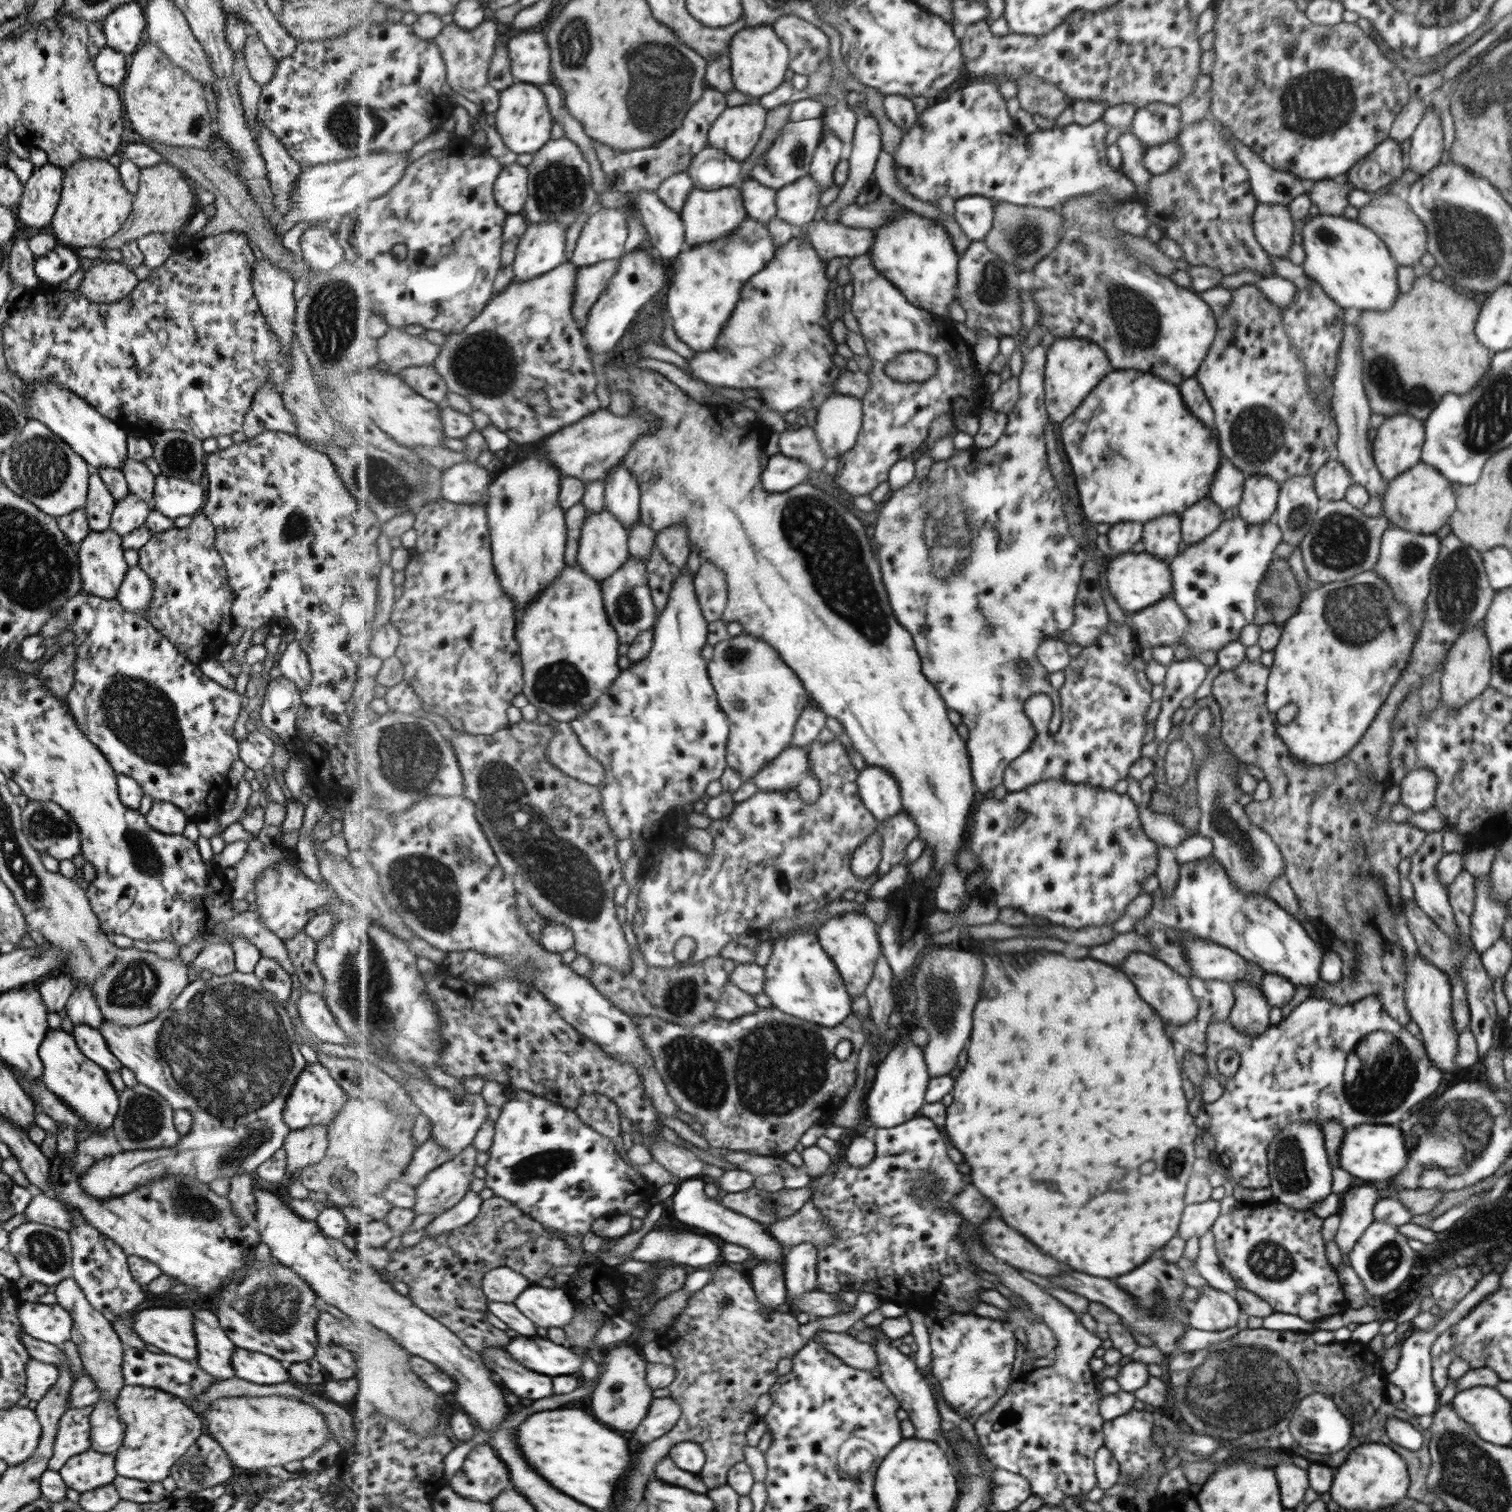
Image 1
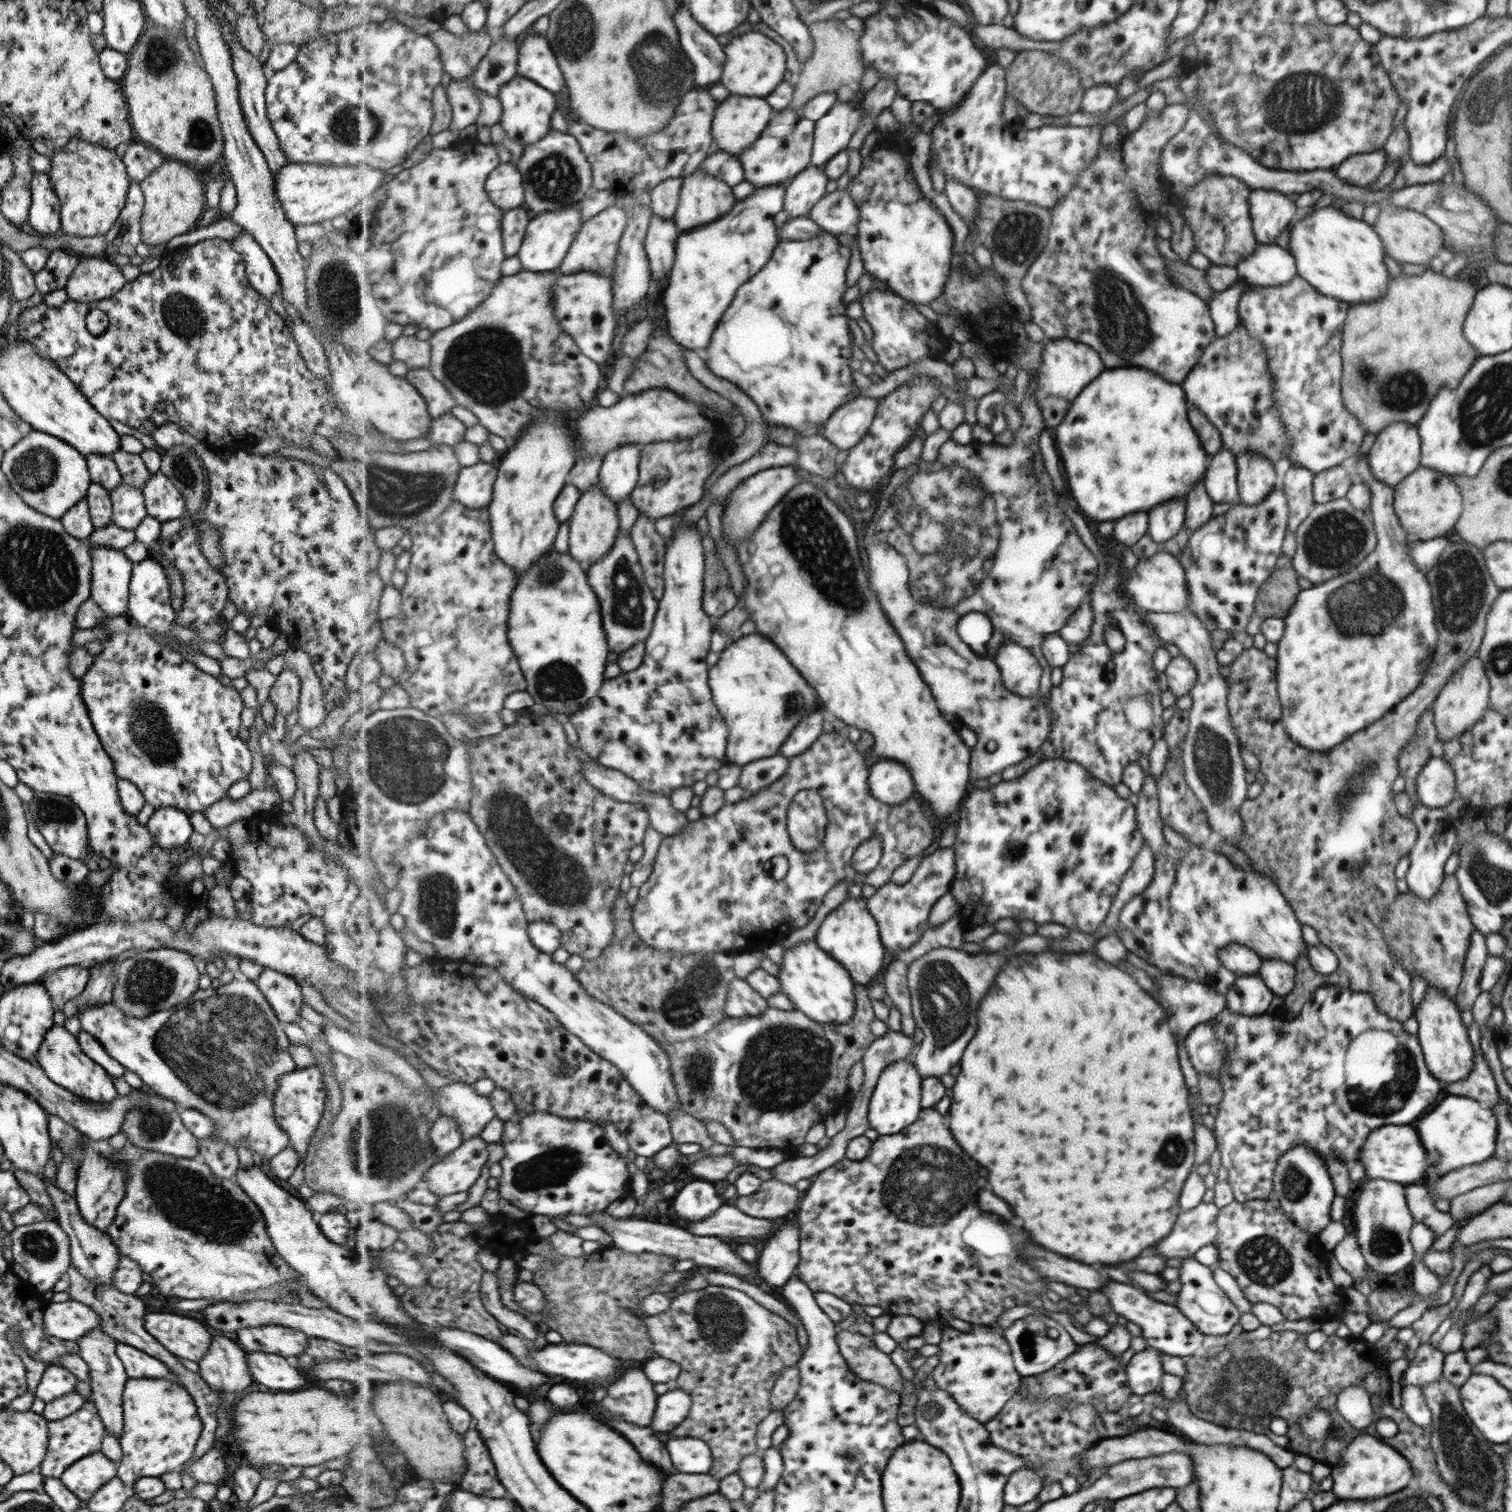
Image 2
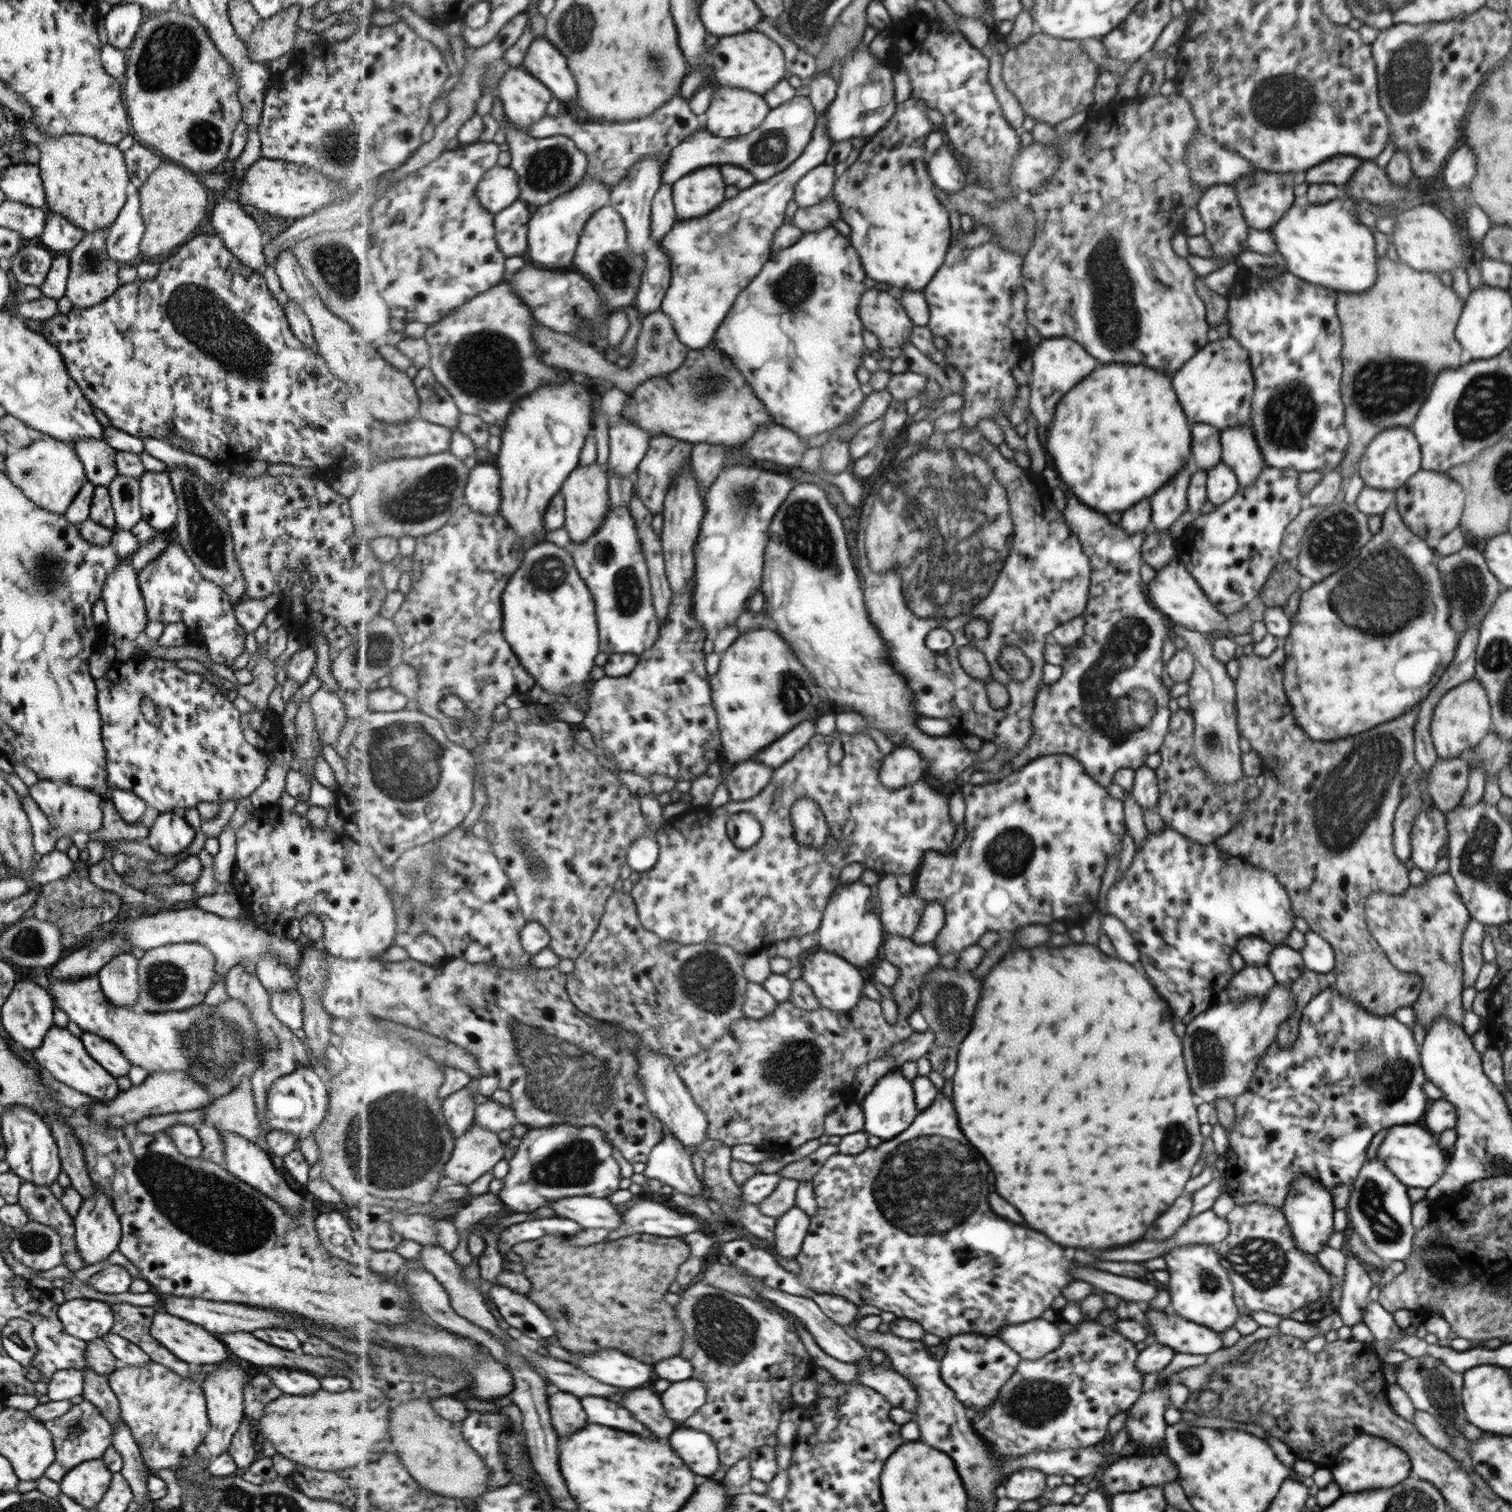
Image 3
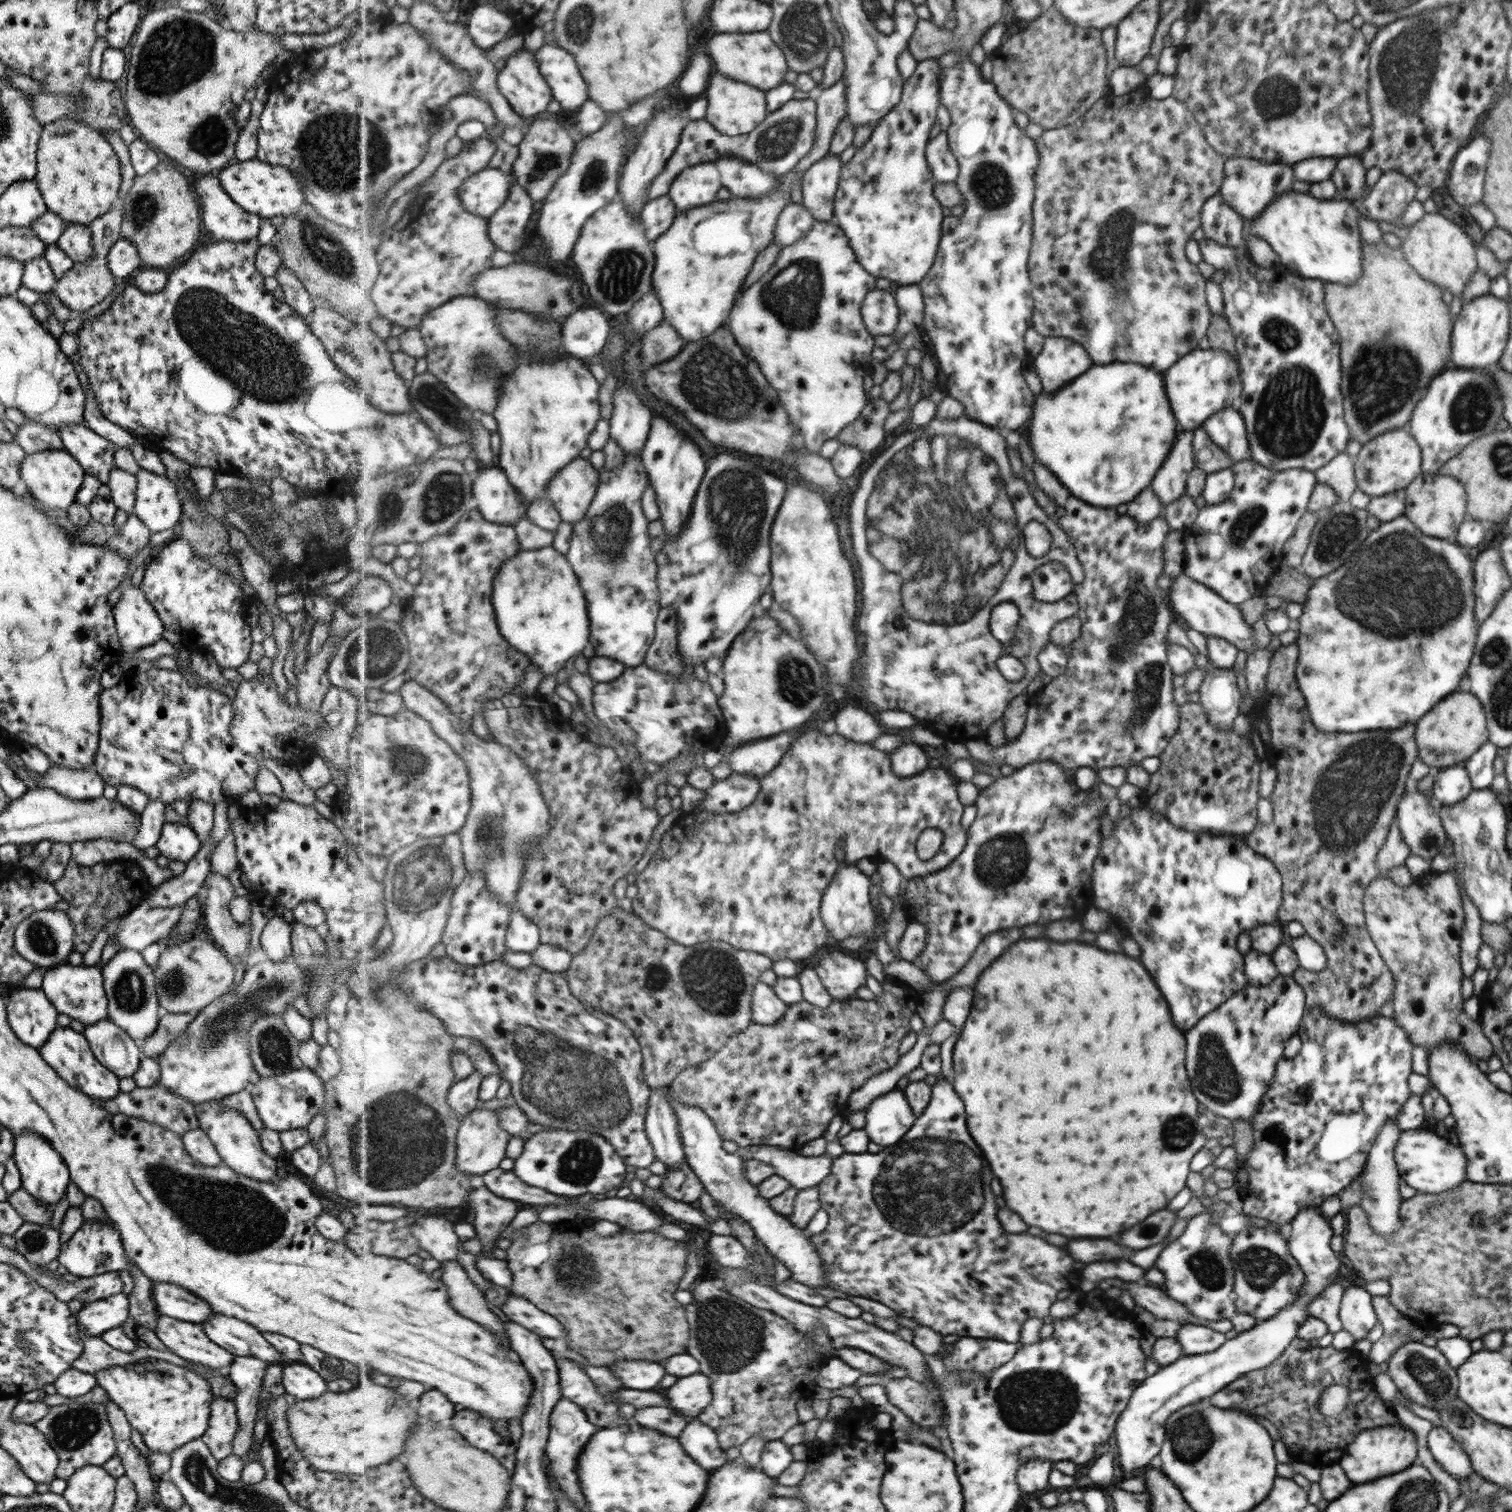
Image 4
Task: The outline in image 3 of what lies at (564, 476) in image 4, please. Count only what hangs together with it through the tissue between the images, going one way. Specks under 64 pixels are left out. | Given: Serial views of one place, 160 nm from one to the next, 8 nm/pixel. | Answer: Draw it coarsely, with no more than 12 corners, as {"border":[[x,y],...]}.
{"border":[[580,465],[563,484],[564,527],[587,542],[613,507],[605,466]]}

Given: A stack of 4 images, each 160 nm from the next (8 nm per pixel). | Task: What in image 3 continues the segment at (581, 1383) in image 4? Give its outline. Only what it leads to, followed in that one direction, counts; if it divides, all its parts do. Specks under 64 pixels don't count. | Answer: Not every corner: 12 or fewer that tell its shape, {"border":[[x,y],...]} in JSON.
{"border":[[584,1396],[591,1424],[603,1424],[643,1438],[655,1434],[628,1408],[603,1396]]}

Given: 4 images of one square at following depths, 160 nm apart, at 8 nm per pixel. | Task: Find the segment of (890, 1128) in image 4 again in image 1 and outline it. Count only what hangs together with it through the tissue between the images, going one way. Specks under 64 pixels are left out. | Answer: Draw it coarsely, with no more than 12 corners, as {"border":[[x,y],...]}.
{"border":[[910,1037],[881,1060],[864,1102],[868,1122],[893,1128],[917,1117],[930,1079]]}

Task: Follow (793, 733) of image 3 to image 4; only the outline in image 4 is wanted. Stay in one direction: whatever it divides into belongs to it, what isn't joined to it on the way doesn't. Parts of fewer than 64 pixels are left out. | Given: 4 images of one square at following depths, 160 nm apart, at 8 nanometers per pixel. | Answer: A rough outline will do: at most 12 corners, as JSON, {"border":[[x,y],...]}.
{"border":[[789,732],[727,750],[735,773],[762,779],[797,738]]}

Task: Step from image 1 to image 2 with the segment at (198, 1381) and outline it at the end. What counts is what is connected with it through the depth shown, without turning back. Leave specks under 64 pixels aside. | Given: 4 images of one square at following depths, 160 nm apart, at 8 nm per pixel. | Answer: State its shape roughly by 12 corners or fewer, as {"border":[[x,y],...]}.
{"border":[[115,1342],[127,1378],[166,1379],[166,1364],[133,1346]]}

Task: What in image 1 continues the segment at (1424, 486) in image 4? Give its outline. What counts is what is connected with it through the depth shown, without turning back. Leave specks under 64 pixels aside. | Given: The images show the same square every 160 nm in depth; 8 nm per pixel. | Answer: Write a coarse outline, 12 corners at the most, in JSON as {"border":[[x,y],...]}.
{"border":[[1419,462],[1387,482],[1390,526],[1437,532],[1456,509],[1451,484]]}

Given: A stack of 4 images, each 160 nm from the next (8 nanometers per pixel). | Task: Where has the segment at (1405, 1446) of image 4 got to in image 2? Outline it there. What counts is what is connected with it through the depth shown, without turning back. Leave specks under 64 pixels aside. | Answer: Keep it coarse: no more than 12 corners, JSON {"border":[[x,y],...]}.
{"border":[[1371,1435],[1347,1442],[1330,1476],[1337,1500],[1412,1484],[1409,1460]]}

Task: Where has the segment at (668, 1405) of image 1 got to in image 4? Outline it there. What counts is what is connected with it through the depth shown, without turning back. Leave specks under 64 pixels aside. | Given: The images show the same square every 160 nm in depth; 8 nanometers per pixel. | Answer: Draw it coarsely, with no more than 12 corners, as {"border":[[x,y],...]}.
{"border":[[702,1373],[668,1388],[670,1406],[697,1418],[714,1399]]}

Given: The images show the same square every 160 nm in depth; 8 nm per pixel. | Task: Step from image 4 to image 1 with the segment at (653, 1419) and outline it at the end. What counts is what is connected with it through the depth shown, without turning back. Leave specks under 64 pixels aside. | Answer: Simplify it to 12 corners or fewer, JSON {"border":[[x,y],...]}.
{"border":[[610,1348],[591,1404],[633,1432],[655,1400],[639,1348]]}

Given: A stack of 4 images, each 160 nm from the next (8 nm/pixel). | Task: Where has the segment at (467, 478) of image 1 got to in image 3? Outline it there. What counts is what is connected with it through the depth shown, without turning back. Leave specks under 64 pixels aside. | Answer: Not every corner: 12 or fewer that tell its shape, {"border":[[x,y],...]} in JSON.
{"border":[[476,464],[466,488],[468,505],[481,514],[501,513],[502,475]]}

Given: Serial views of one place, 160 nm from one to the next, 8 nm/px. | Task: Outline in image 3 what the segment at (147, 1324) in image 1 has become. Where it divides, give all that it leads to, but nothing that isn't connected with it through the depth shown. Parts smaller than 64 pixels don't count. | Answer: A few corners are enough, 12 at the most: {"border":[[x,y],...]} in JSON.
{"border":[[155,1313],[149,1333],[192,1367],[230,1357],[201,1326]]}

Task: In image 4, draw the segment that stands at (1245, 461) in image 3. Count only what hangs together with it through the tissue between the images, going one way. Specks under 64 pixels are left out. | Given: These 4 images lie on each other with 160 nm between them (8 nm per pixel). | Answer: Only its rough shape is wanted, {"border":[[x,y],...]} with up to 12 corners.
{"border":[[1235,406],[1199,428],[1233,463],[1249,457],[1245,420]]}

